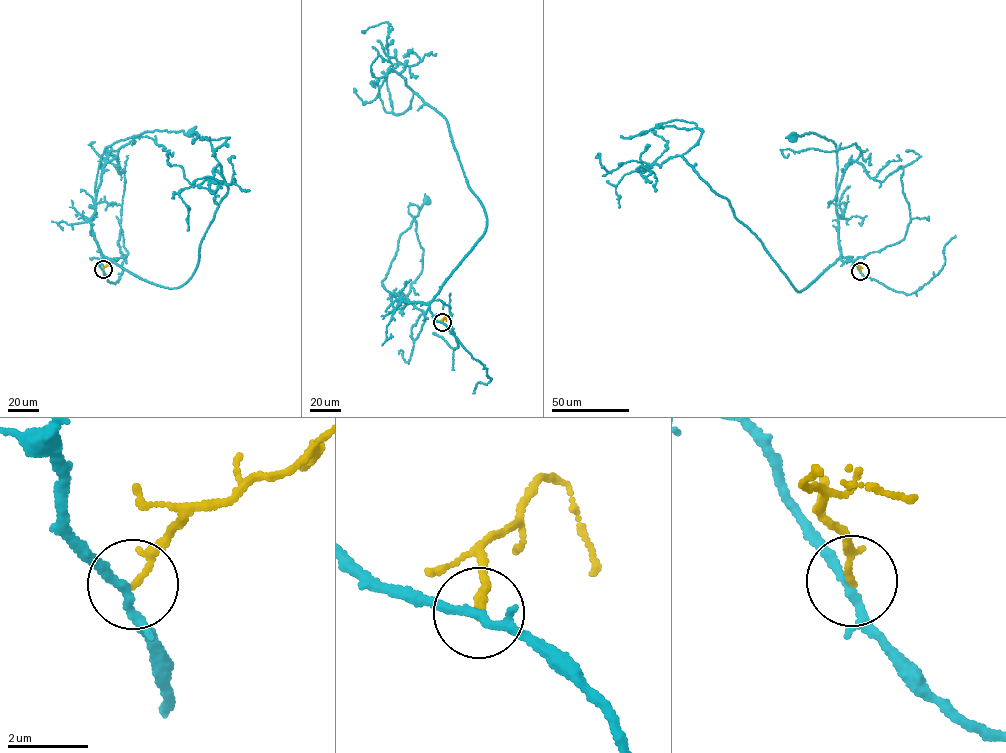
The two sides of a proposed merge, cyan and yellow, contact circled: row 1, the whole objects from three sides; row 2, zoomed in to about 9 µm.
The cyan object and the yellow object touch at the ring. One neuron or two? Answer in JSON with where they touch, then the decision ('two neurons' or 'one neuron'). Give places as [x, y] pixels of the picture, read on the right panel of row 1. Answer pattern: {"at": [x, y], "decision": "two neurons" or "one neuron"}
{"at": [860, 271], "decision": "two neurons"}

